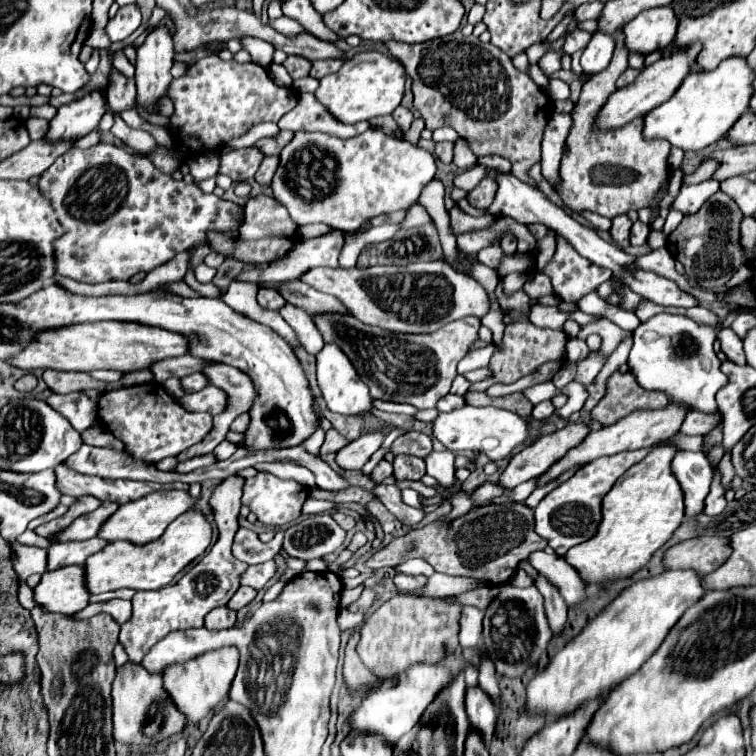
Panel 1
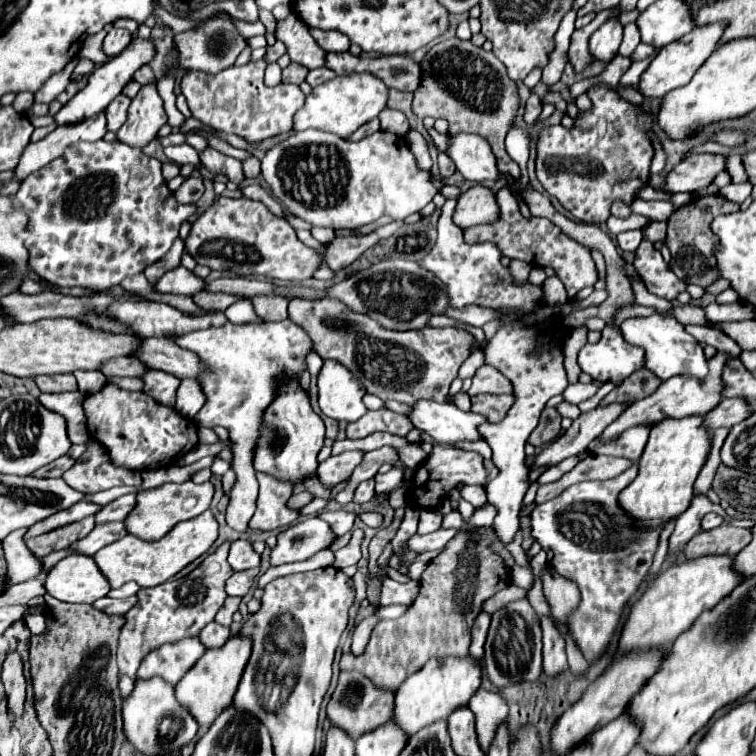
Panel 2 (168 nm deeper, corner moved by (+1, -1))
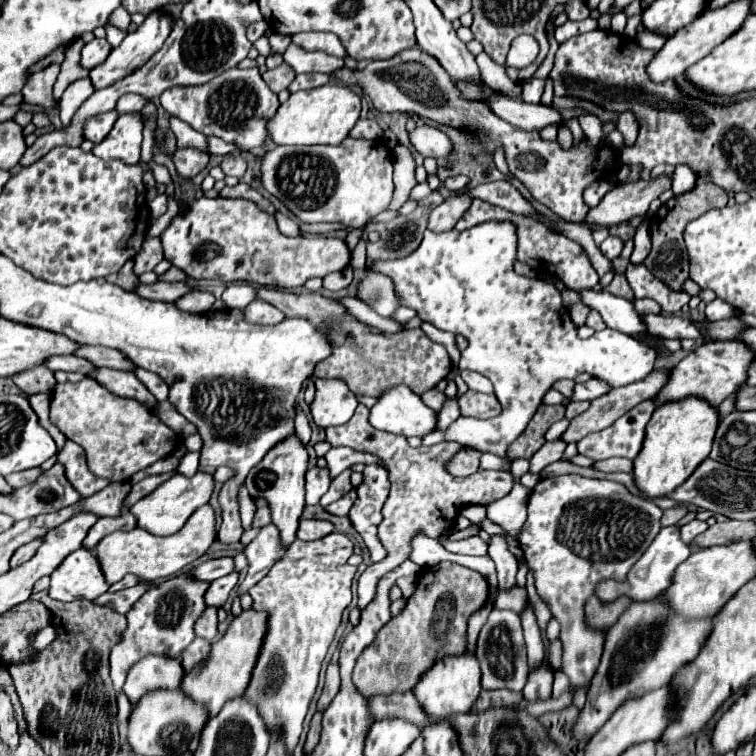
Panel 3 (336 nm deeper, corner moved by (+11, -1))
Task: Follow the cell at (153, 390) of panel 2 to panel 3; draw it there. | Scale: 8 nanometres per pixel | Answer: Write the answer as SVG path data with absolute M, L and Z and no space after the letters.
M98 368L92 378L100 384L104 384L110 392L120 394L124 398L136 398L138 402L144 402L144 406L156 408L158 400L152 398L152 392L136 378L136 374L132 372L124 372L124 370L112 370L112 368Z

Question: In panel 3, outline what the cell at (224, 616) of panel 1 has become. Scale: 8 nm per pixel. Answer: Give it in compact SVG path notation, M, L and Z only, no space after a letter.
M196 638L182 654L182 666L186 672L190 672L196 664L200 664L202 660L206 660L210 652L210 642L204 640L204 638Z

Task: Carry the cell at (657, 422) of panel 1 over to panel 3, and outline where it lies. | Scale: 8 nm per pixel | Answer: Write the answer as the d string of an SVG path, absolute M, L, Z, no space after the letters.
M738 340L704 342L702 346L692 350L676 368L672 368L668 382L656 394L654 404L658 408L666 402L678 402L678 400L684 400L684 398L702 398L710 406L718 408L722 404L722 400L728 398L746 380L746 370L748 370L748 364L752 362L752 358L754 358L752 350Z

